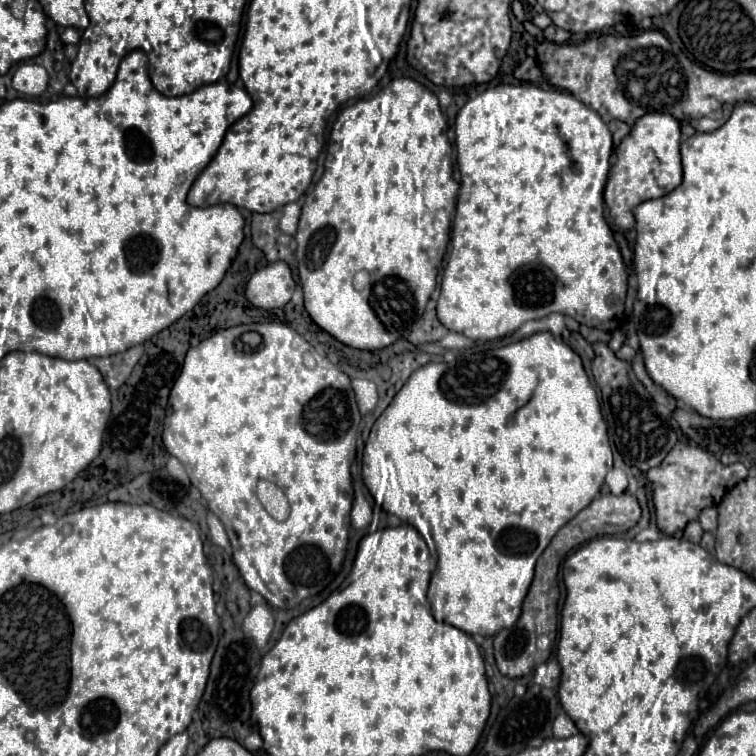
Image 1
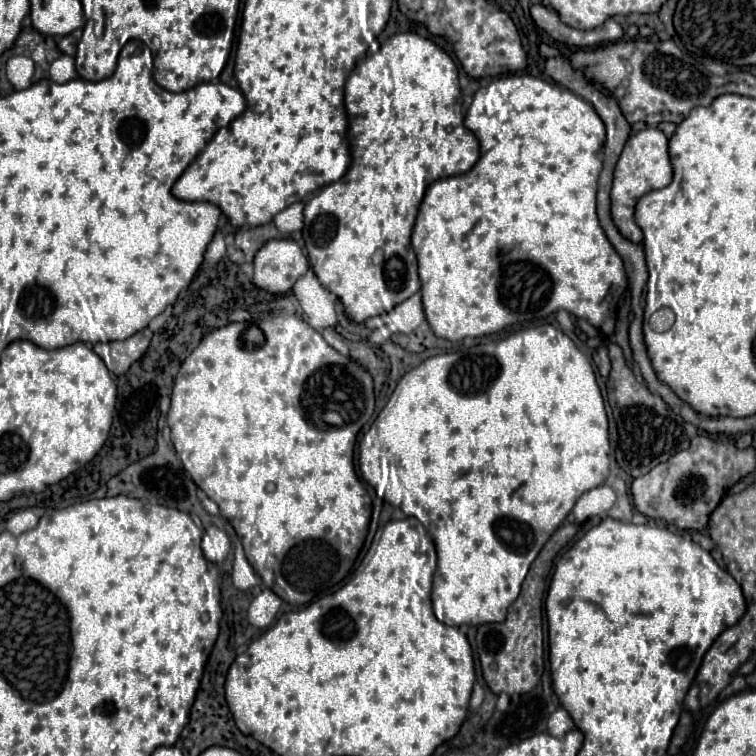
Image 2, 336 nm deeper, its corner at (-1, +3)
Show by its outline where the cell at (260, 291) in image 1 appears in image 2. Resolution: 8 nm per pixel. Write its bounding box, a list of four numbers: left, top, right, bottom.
[254,239,308,293]

